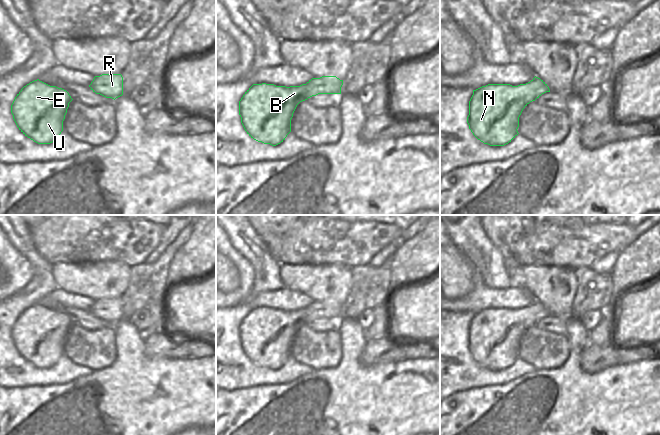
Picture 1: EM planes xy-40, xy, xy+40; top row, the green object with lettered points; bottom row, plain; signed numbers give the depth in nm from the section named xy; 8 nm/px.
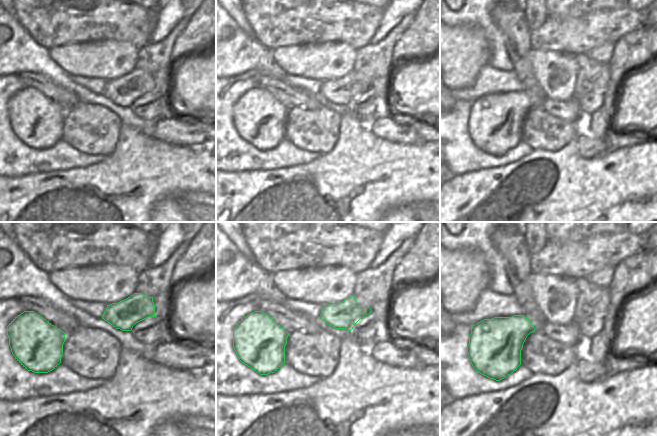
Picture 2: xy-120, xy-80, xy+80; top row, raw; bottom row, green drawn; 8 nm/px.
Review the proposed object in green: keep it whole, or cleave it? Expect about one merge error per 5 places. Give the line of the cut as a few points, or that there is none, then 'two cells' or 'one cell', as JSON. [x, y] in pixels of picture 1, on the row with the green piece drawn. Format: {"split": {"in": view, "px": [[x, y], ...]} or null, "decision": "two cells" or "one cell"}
{"split": null, "decision": "one cell"}

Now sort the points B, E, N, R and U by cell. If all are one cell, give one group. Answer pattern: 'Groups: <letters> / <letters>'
Groups: B E N R U.

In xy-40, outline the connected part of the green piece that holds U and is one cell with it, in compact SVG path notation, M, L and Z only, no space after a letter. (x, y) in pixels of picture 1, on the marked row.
M37 79L17 94L11 113L25 136L38 144L50 144L63 131L63 121L72 100L66 90Z

